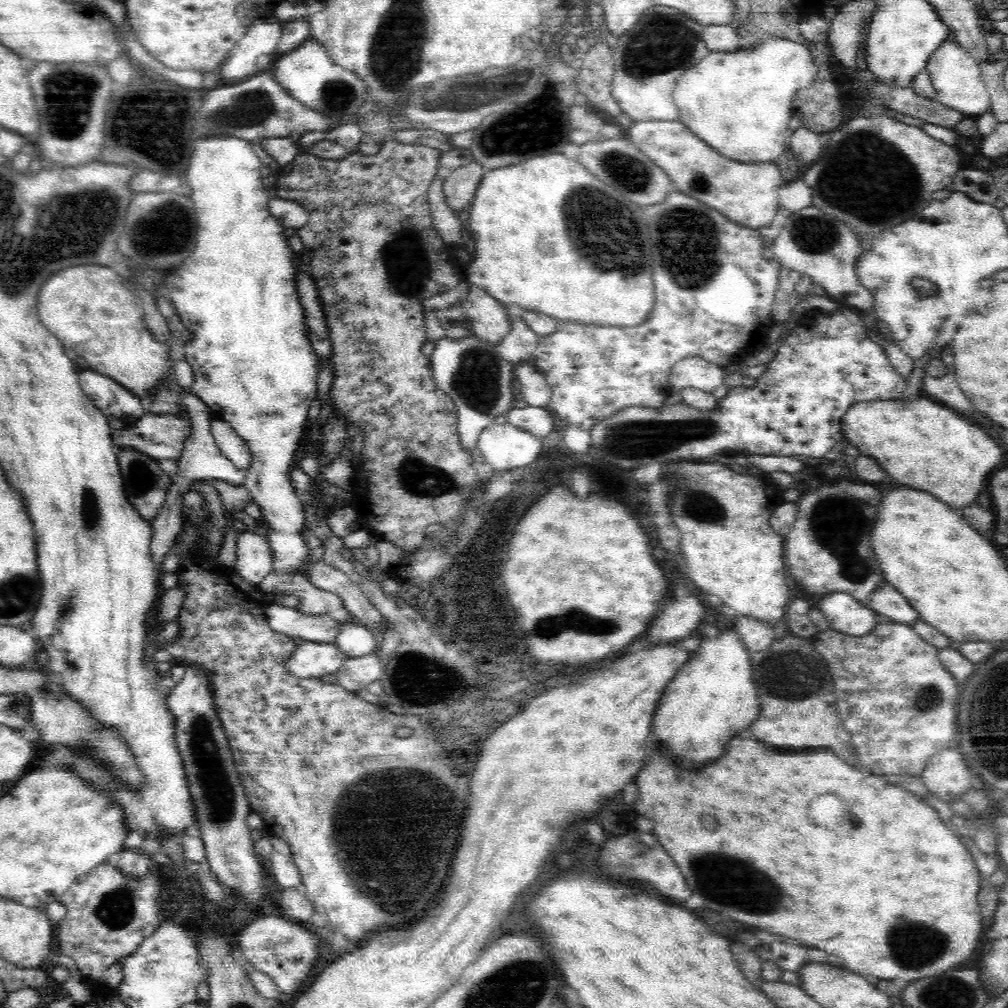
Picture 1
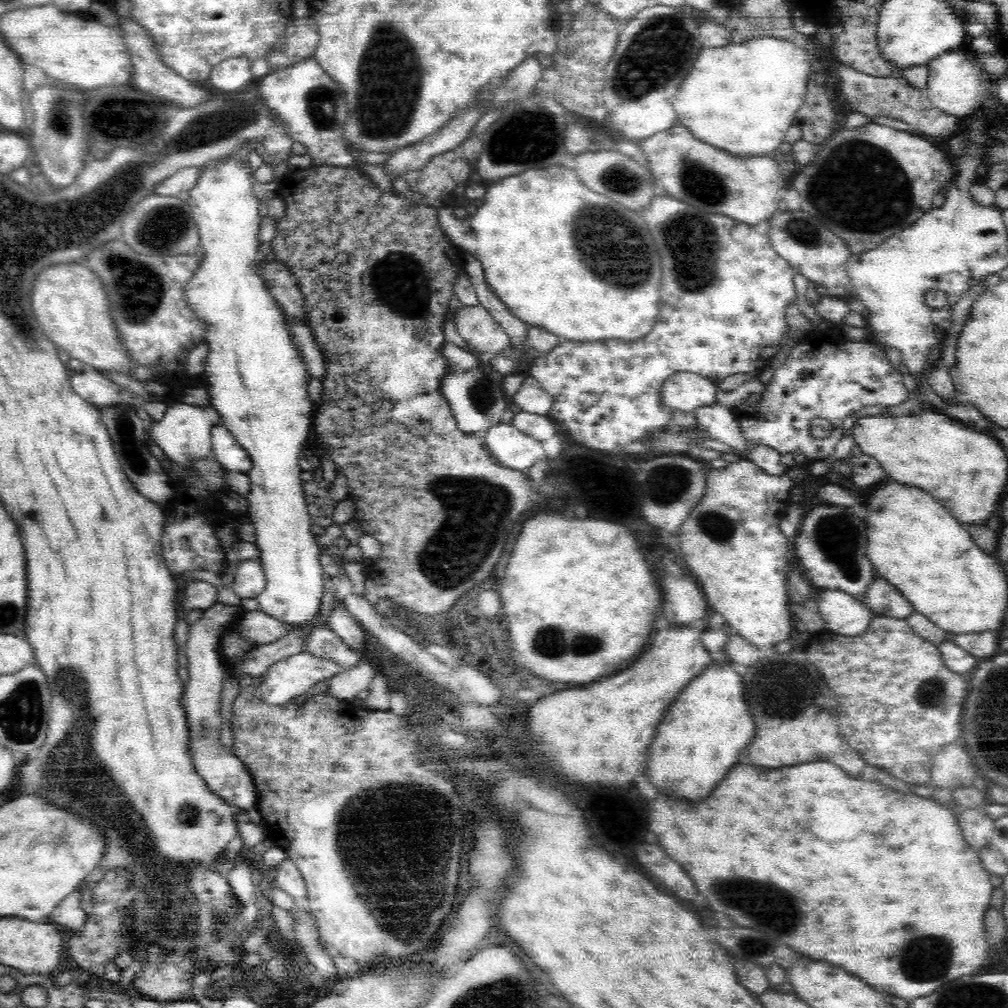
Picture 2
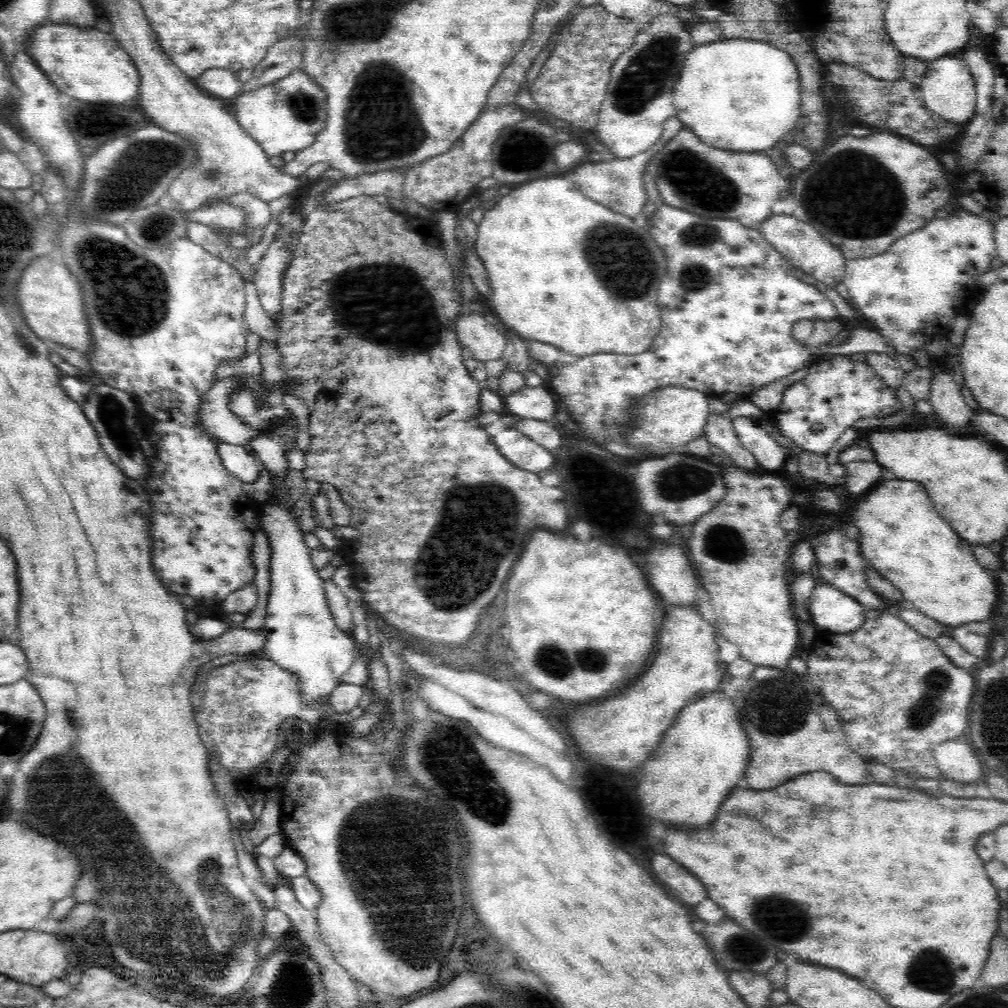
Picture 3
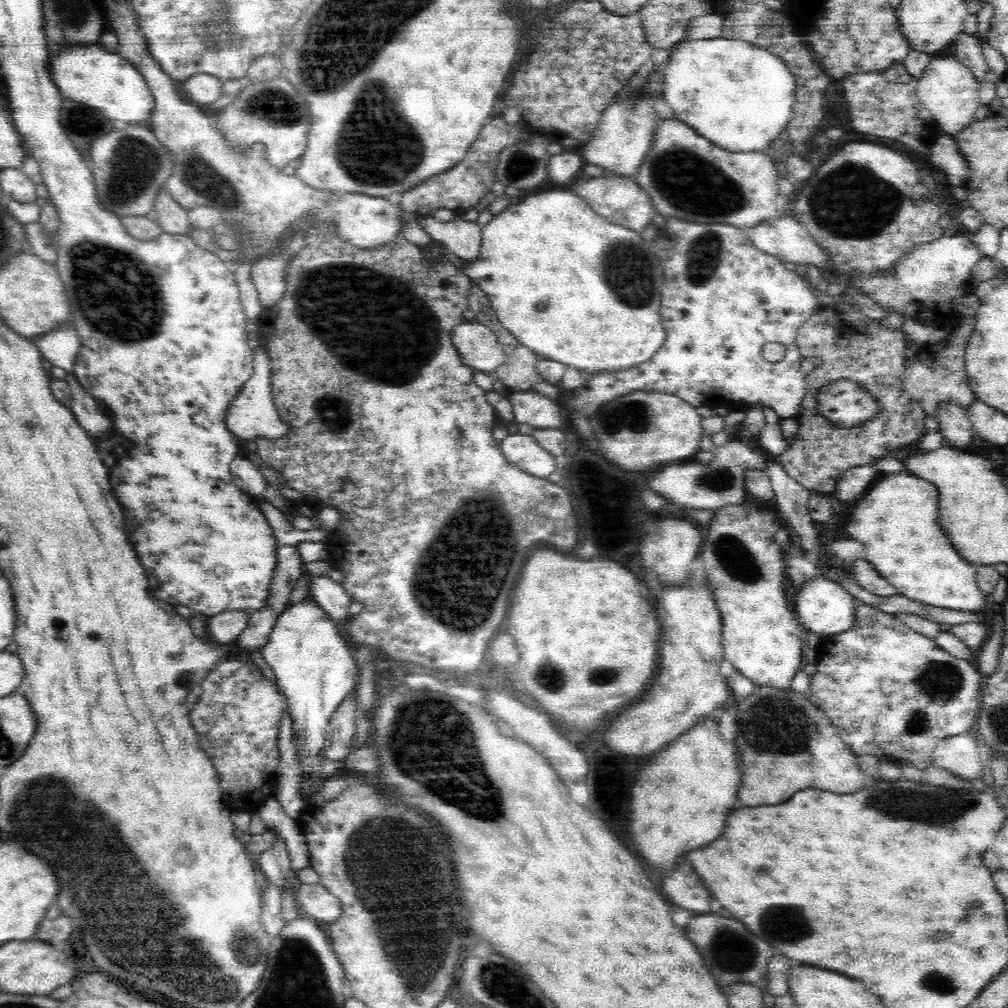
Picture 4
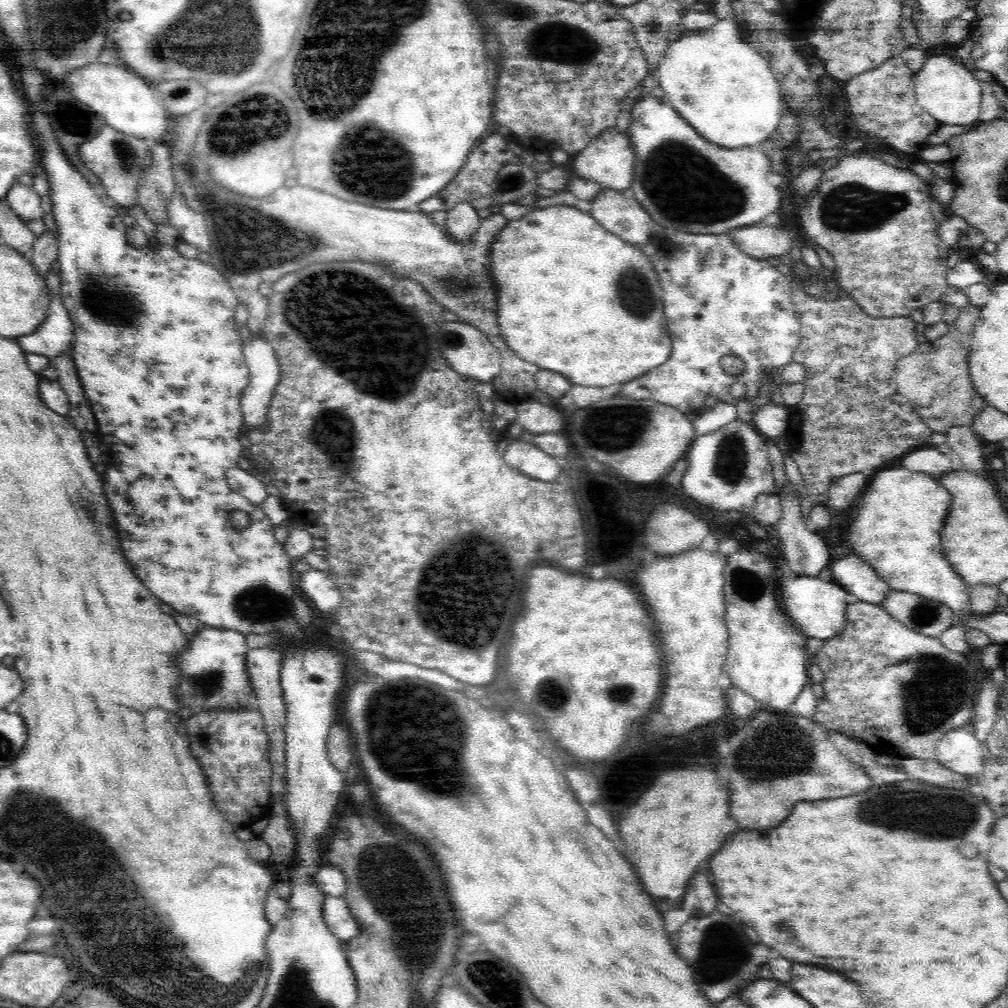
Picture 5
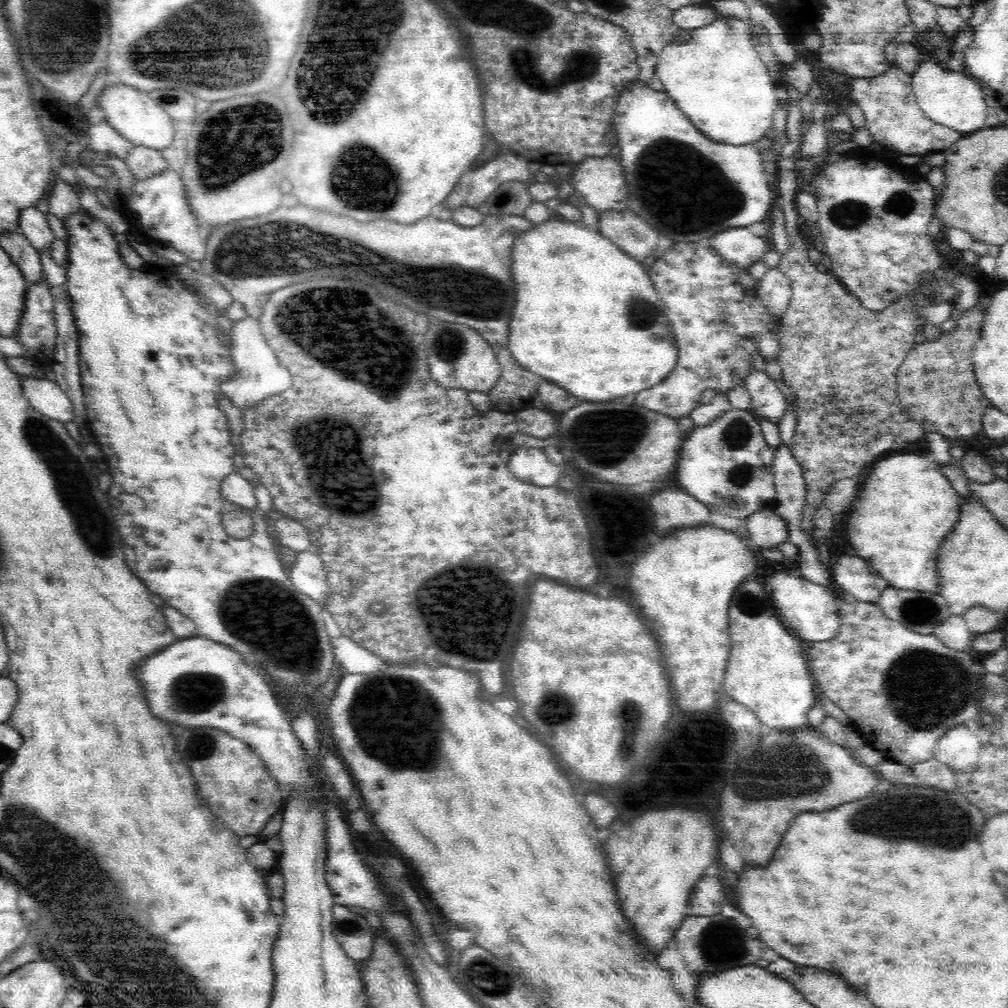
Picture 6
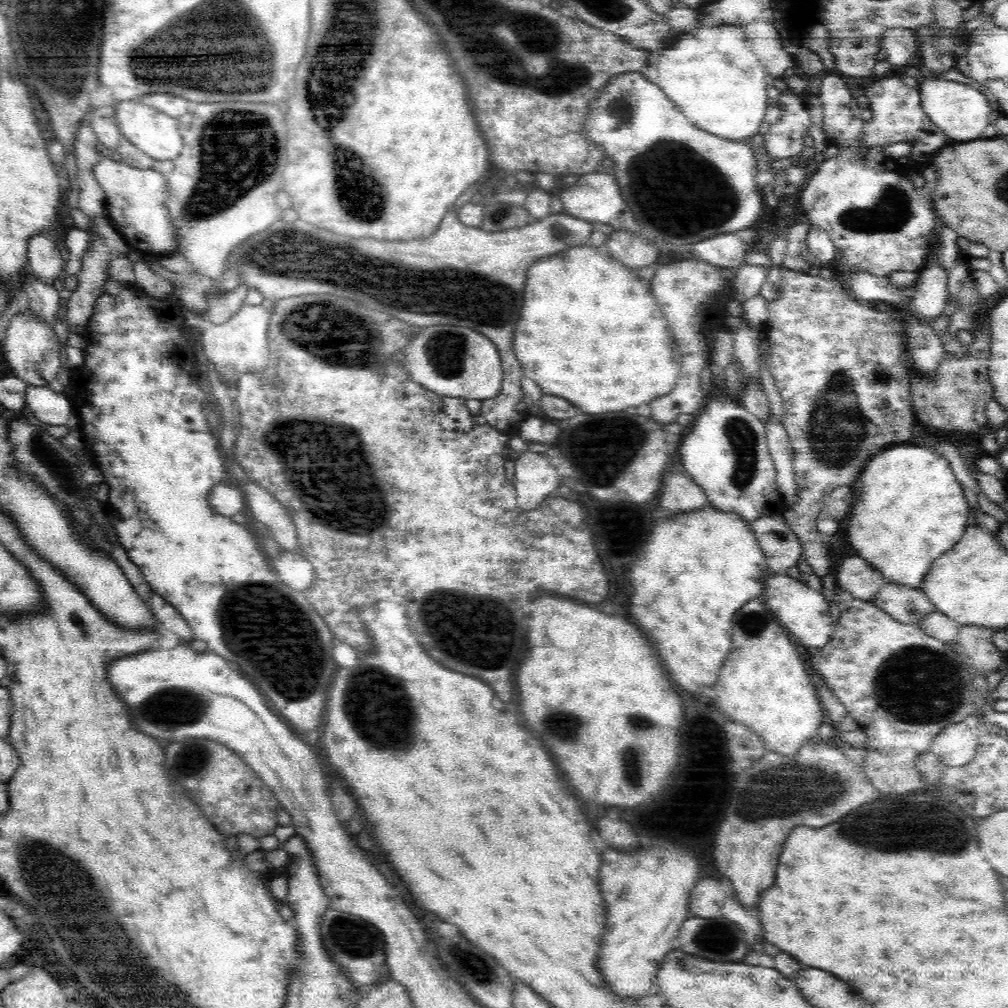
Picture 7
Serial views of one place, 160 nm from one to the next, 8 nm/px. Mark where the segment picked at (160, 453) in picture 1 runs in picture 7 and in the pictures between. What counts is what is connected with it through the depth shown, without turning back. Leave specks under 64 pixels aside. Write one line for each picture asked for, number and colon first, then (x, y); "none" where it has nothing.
2: (183, 434)
3: (216, 418)
4: (252, 413)
5: (260, 357)
6: (259, 374)
7: (240, 345)

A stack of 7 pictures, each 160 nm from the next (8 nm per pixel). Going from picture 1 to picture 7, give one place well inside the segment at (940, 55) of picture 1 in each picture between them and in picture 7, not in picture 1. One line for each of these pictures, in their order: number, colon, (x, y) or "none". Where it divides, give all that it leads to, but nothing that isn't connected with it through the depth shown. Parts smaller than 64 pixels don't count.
2: (956, 84)
3: (948, 89)
4: (948, 89)
5: (944, 88)
6: (952, 99)
7: (955, 105)

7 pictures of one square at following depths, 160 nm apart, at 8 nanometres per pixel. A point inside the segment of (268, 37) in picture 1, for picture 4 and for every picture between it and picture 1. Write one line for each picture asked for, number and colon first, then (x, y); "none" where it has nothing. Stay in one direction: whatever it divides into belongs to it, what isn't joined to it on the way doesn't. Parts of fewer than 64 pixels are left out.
2: (233, 74)
3: (218, 82)
4: (202, 89)

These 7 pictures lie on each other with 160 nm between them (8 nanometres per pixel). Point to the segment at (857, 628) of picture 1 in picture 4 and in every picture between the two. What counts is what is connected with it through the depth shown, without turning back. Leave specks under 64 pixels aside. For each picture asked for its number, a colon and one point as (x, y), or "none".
2: (842, 613)
3: (831, 609)
4: (823, 606)

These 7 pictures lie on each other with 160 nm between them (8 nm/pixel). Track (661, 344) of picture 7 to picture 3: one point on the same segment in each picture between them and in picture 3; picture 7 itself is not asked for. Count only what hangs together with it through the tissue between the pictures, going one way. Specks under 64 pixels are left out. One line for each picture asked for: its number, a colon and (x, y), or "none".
3: (562, 269)
4: (567, 284)
5: (574, 298)
6: (587, 317)

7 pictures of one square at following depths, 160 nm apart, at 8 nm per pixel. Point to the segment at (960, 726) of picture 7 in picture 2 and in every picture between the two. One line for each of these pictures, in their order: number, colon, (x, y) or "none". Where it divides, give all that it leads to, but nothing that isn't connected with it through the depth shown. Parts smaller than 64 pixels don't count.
2: (953, 767)
3: (956, 759)
4: (959, 754)
5: (959, 750)
6: (959, 748)

